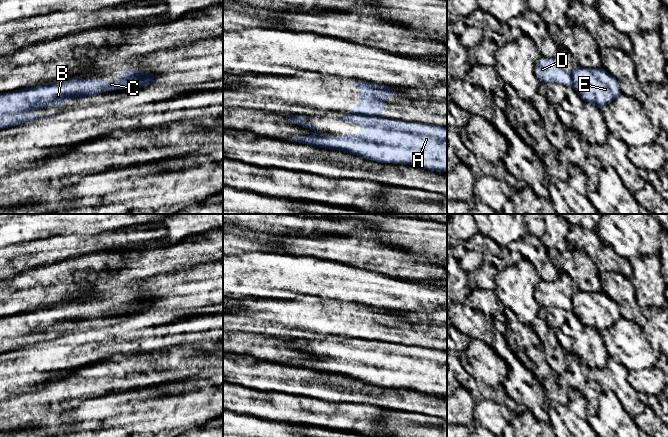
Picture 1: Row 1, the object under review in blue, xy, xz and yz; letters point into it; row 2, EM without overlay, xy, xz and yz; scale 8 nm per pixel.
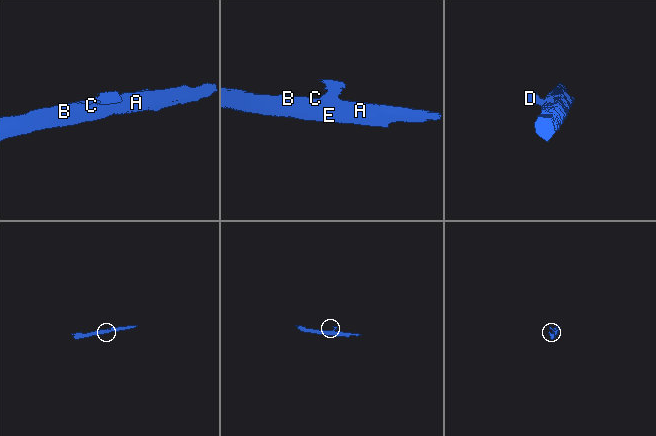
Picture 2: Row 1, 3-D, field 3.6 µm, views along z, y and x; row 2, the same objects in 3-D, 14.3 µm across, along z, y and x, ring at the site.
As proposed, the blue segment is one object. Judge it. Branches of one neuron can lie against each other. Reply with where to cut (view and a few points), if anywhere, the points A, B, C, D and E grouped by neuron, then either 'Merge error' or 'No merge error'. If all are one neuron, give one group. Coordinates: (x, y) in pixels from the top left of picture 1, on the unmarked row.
Split along xz (348, 337), (379, 340). Groups: A B C E / D. Merge error

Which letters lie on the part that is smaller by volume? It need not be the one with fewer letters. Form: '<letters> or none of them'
D

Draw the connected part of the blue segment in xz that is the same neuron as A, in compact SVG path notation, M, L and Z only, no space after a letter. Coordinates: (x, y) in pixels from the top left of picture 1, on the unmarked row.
M343 338L338 343L359 348L361 351L360 357L357 359L323 359L316 356L315 350L312 347L307 349L302 346L308 341L307 339L287 340L292 347L308 352L316 357L313 360L290 362L289 364L292 366L343 375L380 387L407 388L435 396L447 396L447 351L415 345L403 345L399 342Z

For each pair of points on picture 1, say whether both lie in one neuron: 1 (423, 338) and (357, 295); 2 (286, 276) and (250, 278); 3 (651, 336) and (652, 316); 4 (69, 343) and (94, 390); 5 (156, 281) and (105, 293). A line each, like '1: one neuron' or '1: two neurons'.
1: two neurons
2: one neuron
3: one neuron
4: two neurons
5: two neurons

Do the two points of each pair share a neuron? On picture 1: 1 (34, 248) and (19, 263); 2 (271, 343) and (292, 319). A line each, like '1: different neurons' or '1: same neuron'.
1: same neuron
2: different neurons

